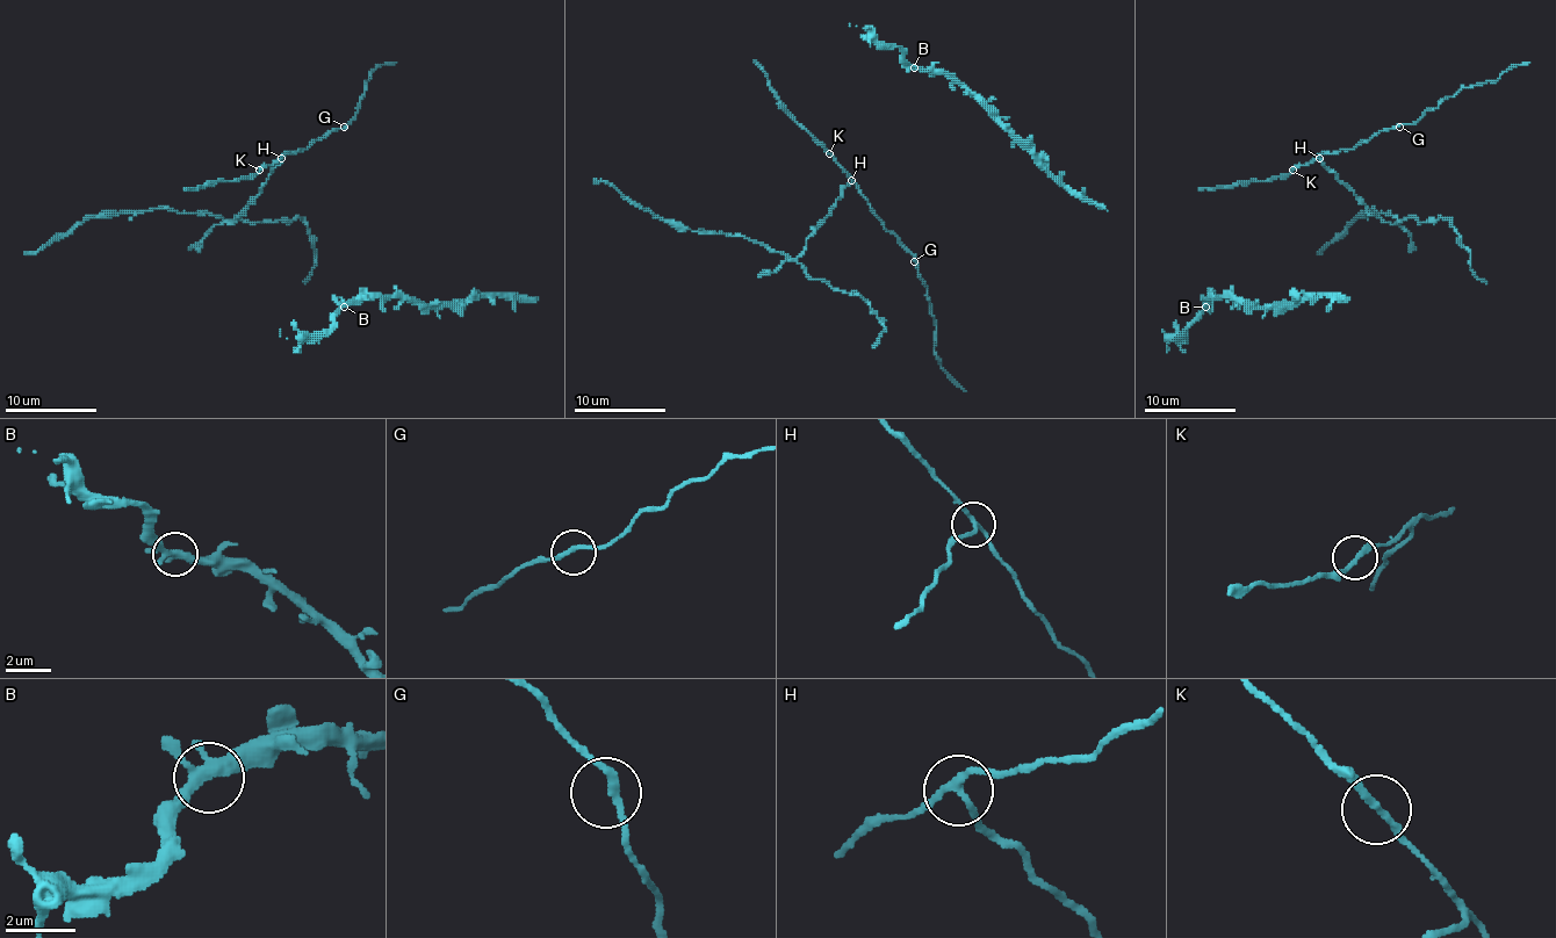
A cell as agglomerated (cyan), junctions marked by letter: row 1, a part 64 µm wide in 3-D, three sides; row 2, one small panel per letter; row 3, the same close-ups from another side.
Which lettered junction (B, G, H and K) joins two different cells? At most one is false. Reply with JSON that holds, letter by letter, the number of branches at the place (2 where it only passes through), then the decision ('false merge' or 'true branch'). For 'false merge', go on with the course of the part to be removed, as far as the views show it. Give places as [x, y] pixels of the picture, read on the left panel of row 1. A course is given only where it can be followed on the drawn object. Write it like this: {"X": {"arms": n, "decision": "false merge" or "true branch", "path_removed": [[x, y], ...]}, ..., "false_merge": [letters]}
{"B": {"arms": 3, "decision": "true branch"}, "G": {"arms": 2, "decision": "true branch"}, "H": {"arms": 3, "decision": "false merge", "path_removed": [[282, 158], [235, 222], [173, 208], [102, 213], [58, 233], [43, 250], [24, 254]]}, "K": {"arms": 2, "decision": "true branch"}, "false_merge": ["H"]}

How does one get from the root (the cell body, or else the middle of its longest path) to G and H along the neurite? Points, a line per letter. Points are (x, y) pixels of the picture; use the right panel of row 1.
G: (1281, 179), (1322, 153), (1354, 149), (1381, 131), (1399, 127)
H: (1281, 179), (1299, 165), (1319, 158)

